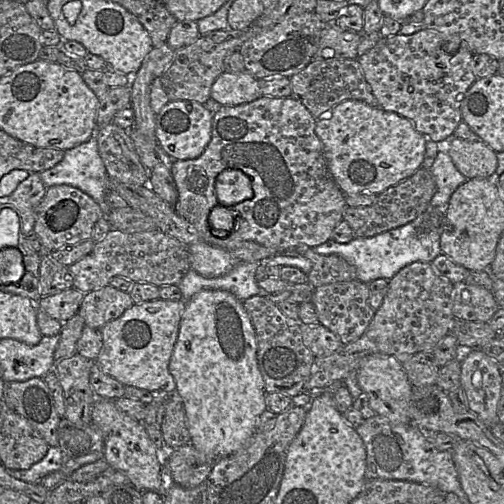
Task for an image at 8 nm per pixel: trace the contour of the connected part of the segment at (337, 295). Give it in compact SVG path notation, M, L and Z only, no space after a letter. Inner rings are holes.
M357 279L317 287L314 289L311 302L315 306L318 322L334 333L343 345L362 336L375 314L370 305L368 284Z

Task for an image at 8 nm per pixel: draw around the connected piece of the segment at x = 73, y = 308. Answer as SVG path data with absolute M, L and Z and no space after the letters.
M70 288L54 295L42 296L37 302L37 307L52 318L64 323L78 313L83 297L82 292Z

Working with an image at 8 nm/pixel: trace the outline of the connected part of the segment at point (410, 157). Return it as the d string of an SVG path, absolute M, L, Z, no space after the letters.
M356 99L345 100L326 115L316 119L315 132L323 145L327 167L345 195L361 192L380 194L413 175L422 167L428 139L414 128L408 118Z

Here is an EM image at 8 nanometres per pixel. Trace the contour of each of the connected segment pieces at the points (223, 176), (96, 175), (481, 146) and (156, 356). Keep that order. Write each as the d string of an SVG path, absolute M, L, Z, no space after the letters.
M225 169L216 178L215 189L219 204L233 207L253 197L251 178L241 170Z
M95 134L88 141L65 151L57 165L39 175L47 188L70 185L88 194L98 203L103 216L112 210L105 201L106 193L111 191L109 176L100 157Z
M453 137L448 153L455 167L467 179L488 178L497 168L497 153L483 141Z
M158 298L133 304L117 319L101 328L102 348L95 360L102 371L124 386L146 389L152 393L172 393L176 382L169 371L169 362L177 341L184 300Z

